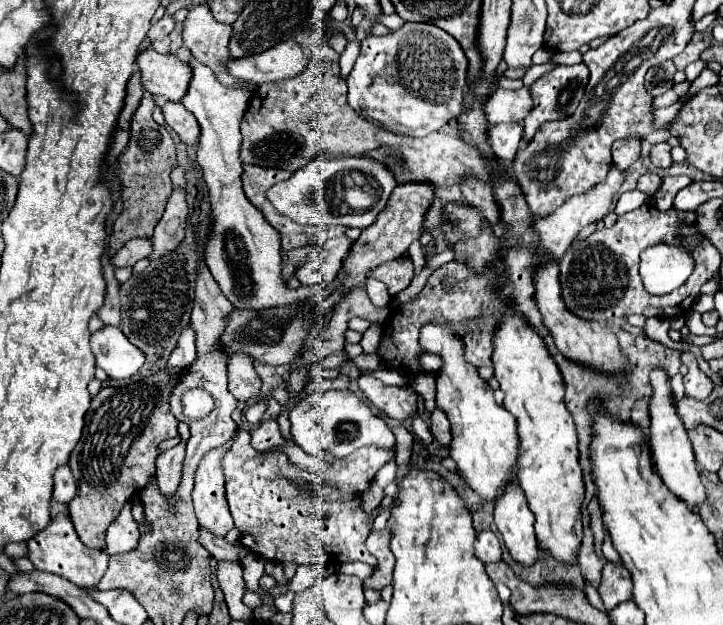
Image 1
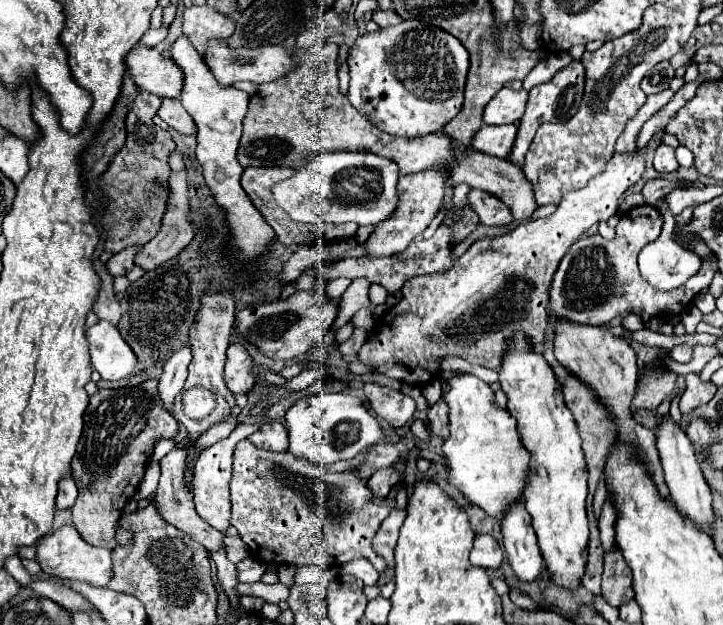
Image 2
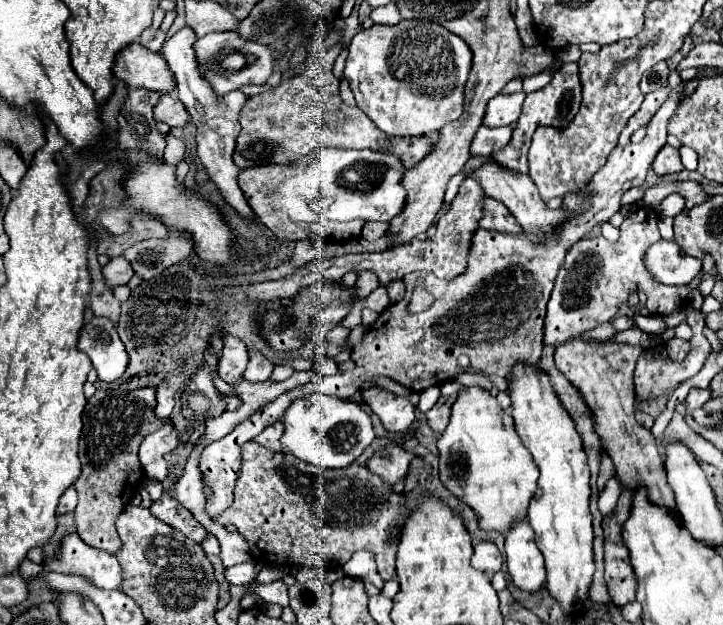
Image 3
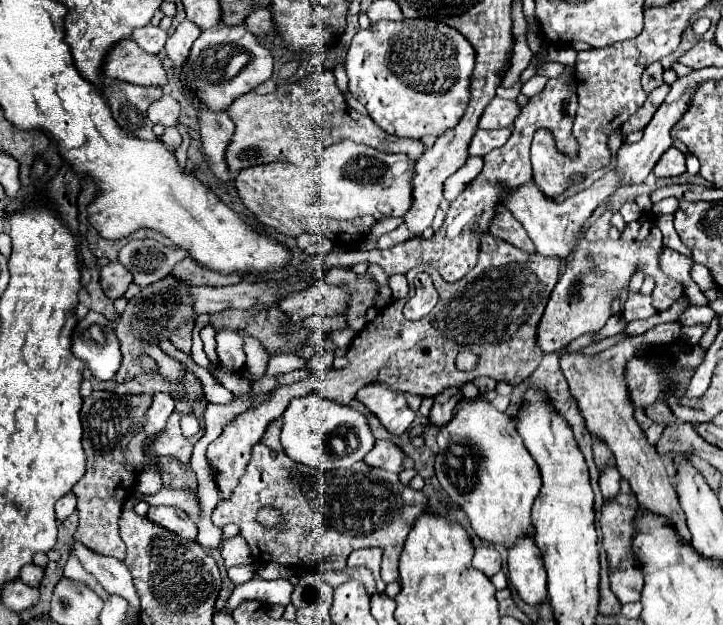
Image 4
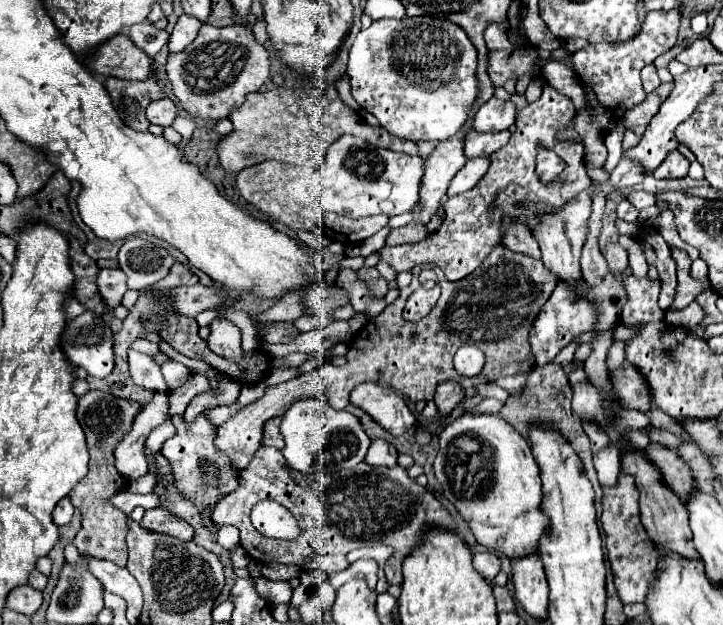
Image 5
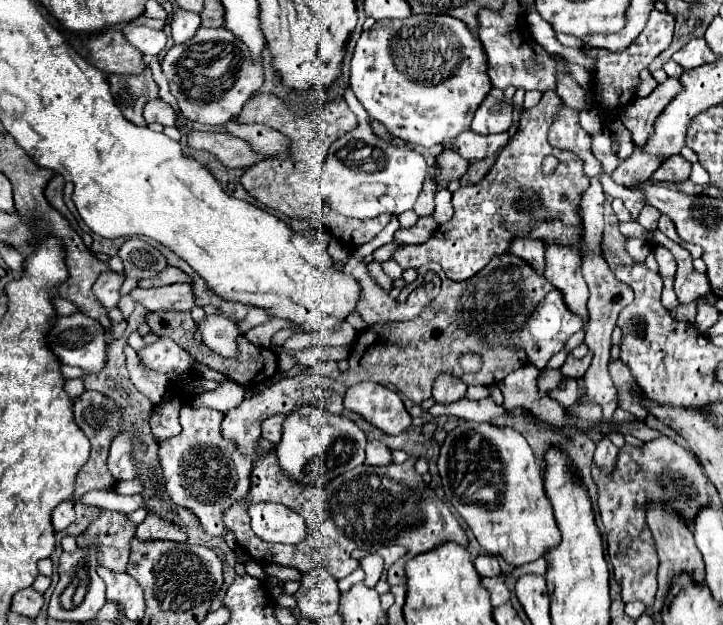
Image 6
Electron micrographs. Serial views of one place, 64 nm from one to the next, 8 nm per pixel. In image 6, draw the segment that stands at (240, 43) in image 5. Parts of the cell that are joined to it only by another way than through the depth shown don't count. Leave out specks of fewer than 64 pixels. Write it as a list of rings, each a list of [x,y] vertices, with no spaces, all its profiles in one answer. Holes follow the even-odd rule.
[[[224,26],[198,28],[192,40],[172,46],[162,60],[162,72],[170,82],[170,92],[178,100],[182,116],[210,126],[224,126],[228,120],[238,116],[244,102],[260,90],[264,82],[264,62],[252,60],[244,42]]]

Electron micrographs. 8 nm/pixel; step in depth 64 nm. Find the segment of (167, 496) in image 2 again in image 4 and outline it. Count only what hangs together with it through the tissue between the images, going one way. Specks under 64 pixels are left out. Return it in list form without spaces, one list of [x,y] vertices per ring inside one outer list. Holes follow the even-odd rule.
[[[152,506],[146,516],[152,522],[156,522],[188,540],[196,540],[196,536],[198,536],[198,526],[194,524],[194,520],[190,520],[190,516],[176,506]]]

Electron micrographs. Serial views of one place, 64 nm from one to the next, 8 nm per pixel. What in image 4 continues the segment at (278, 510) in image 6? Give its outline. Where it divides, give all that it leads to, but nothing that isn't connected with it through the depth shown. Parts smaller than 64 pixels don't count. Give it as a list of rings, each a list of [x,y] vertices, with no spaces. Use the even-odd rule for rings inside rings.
[[[262,508],[260,512],[258,512],[258,520],[264,524],[264,526],[282,526],[284,524],[284,520],[282,520],[282,516],[276,512],[276,510],[272,510],[272,508]]]

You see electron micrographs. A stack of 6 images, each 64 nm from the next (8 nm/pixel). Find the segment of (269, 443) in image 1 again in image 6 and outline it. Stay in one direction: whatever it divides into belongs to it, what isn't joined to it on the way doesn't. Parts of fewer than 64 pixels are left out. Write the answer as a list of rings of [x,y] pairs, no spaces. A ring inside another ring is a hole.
[[[276,414],[276,416],[270,416],[262,422],[262,438],[272,442],[274,446],[280,442],[280,436],[282,436],[282,422],[284,422],[284,414]]]

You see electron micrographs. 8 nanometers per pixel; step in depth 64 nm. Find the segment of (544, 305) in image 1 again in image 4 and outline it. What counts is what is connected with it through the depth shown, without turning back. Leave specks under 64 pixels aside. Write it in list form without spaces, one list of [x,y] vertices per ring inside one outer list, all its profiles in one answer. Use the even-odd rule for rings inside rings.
[[[677,322],[663,323],[642,335],[630,338],[630,340],[622,340],[616,346],[604,352],[592,354],[592,356],[586,356],[580,350],[578,352],[564,350],[564,352],[558,352],[558,356],[560,356],[560,368],[568,380],[572,396],[578,402],[578,408],[582,412],[582,418],[586,420],[588,430],[612,450],[612,454],[616,456],[616,468],[622,480],[630,484],[632,492],[638,498],[640,508],[660,514],[678,532],[680,542],[690,542],[690,532],[686,528],[684,512],[678,504],[672,478],[668,476],[662,456],[656,452],[654,446],[648,444],[644,430],[634,420],[634,404],[630,400],[630,390],[626,382],[626,364],[630,358],[636,356],[638,350],[669,344],[678,338],[679,331],[680,325]]]

